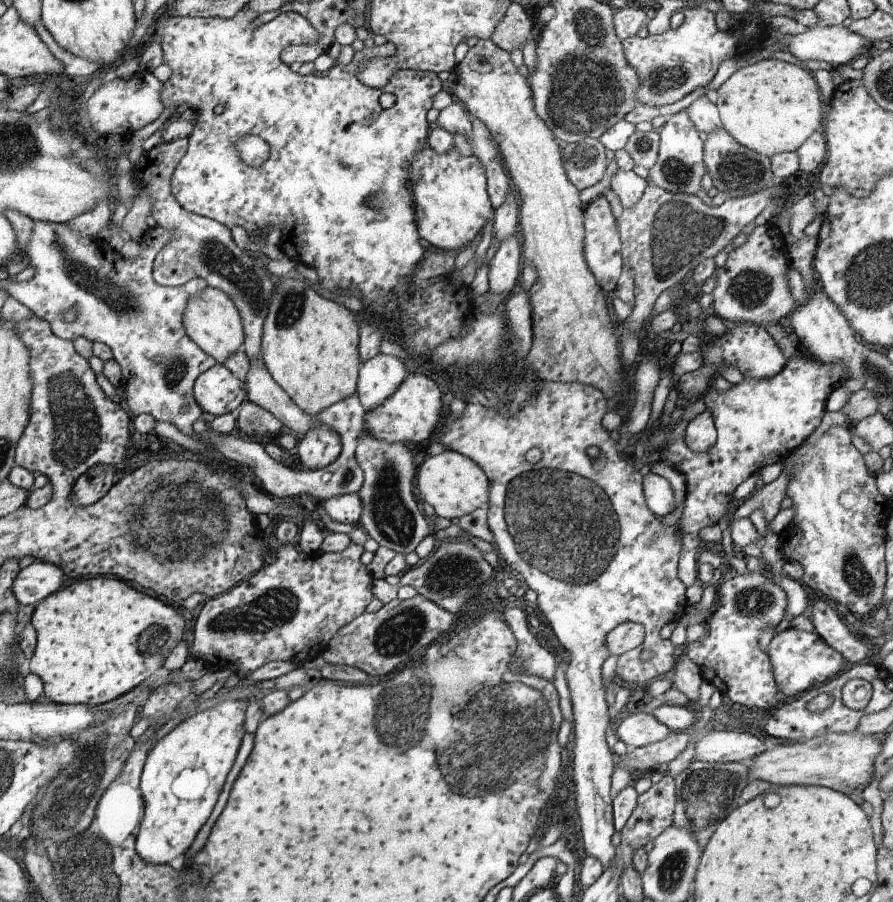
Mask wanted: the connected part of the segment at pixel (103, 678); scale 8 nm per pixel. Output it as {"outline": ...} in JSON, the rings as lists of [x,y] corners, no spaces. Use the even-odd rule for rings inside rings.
{"outline":[[[107,576],[84,578],[79,579],[78,582],[74,581],[68,585],[64,584],[60,590],[50,594],[50,596],[44,598],[43,601],[40,601],[38,605],[35,605],[31,624],[36,629],[37,645],[32,659],[27,662],[27,669],[37,674],[43,680],[44,693],[52,702],[63,703],[64,705],[87,705],[93,707],[122,697],[123,694],[130,692],[146,681],[148,677],[152,677],[158,673],[158,670],[164,666],[172,650],[176,648],[176,645],[179,644],[182,636],[184,636],[184,618],[182,618],[172,606],[168,606],[168,604],[160,602],[158,598],[134,589],[132,586],[129,586],[126,581],[118,577]]]}

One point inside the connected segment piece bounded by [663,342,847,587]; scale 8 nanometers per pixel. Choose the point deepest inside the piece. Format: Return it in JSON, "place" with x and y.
{"place":[759,421]}

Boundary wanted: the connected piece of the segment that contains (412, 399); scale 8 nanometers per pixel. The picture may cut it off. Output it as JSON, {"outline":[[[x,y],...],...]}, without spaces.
{"outline":[[[420,370],[408,372],[398,388],[373,409],[365,410],[363,428],[387,443],[424,442],[434,435],[442,416],[442,394],[438,384]]]}

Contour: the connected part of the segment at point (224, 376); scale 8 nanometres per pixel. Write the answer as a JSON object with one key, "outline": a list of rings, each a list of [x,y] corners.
{"outline":[[[216,364],[196,380],[194,394],[205,417],[213,418],[240,408],[247,398],[246,382]]]}

